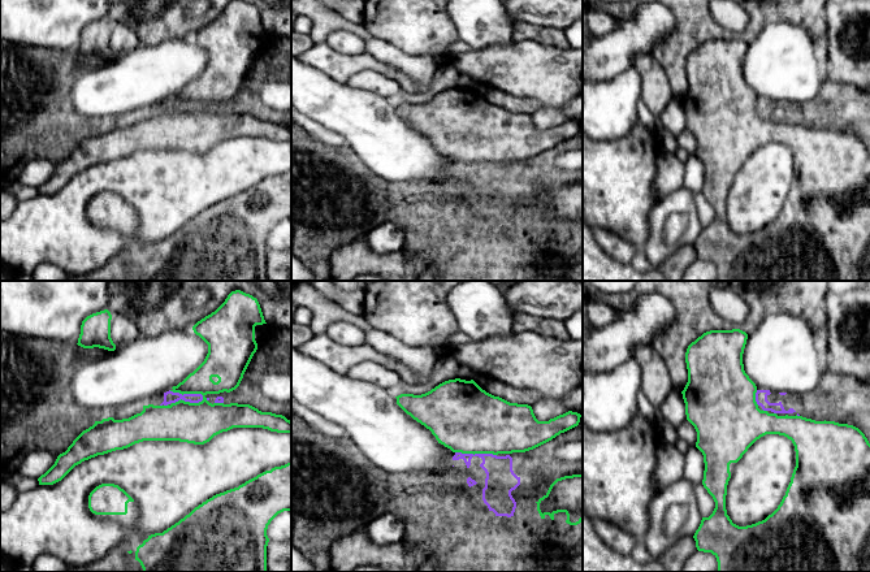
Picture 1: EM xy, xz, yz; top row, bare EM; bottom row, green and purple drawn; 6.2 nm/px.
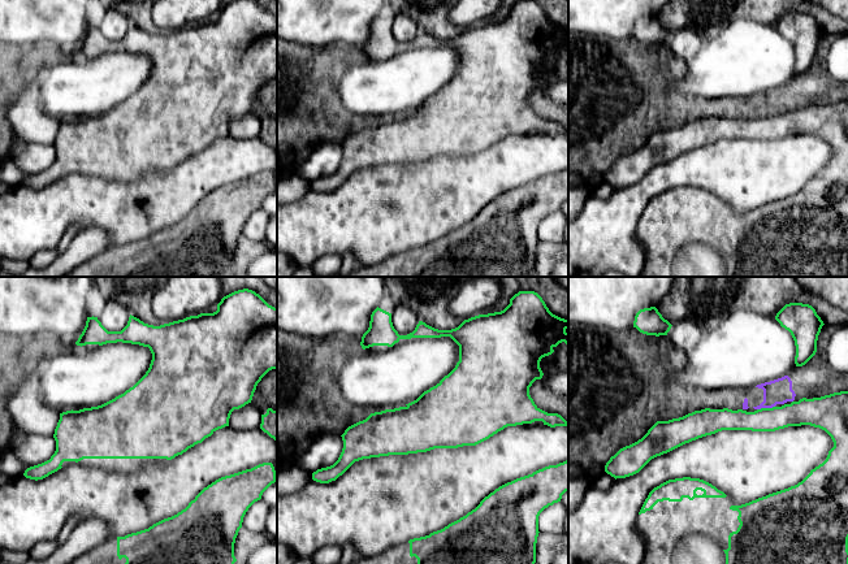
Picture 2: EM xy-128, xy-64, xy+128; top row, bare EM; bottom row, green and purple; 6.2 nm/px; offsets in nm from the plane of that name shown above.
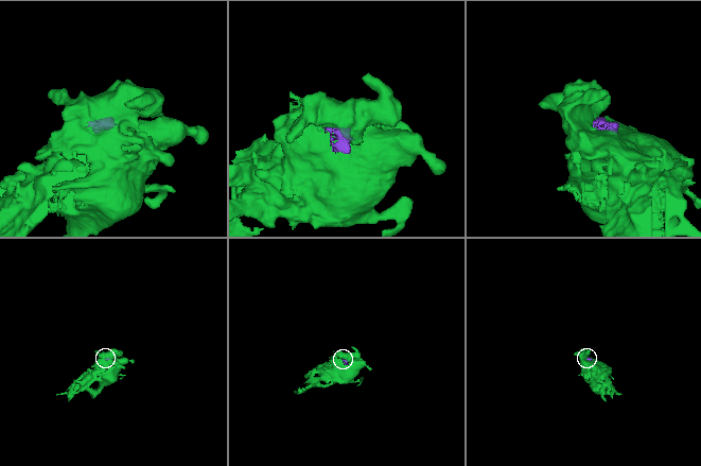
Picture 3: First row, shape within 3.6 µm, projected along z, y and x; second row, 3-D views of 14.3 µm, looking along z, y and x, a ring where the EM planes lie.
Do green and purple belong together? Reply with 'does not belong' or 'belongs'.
does not belong

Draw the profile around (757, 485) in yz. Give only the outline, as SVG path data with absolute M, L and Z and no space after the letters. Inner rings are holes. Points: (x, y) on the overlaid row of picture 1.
M766 434L737 462L727 485L726 510L733 524L765 520L780 504L796 467L791 439Z

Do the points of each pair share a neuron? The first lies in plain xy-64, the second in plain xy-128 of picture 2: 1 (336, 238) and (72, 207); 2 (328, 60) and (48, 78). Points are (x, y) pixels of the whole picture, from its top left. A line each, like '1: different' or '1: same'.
1: same
2: different

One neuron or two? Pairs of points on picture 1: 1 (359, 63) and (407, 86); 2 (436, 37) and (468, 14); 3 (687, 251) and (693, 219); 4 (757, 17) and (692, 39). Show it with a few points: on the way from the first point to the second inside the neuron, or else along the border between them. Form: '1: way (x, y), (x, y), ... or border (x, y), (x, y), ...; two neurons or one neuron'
1: way (371, 63), (395, 74); one neuron
2: border (448, 13), (459, 38); two neurons
3: border (692, 245), (678, 247), (662, 263); two neurons
4: way (744, 34), (709, 33); one neuron

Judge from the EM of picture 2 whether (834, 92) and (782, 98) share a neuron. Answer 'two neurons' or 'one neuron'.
one neuron

